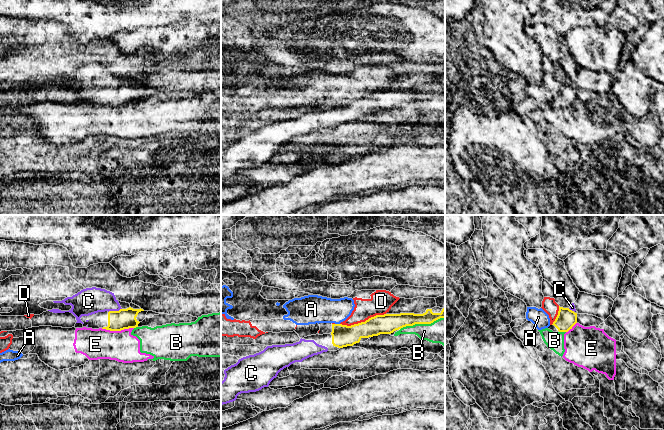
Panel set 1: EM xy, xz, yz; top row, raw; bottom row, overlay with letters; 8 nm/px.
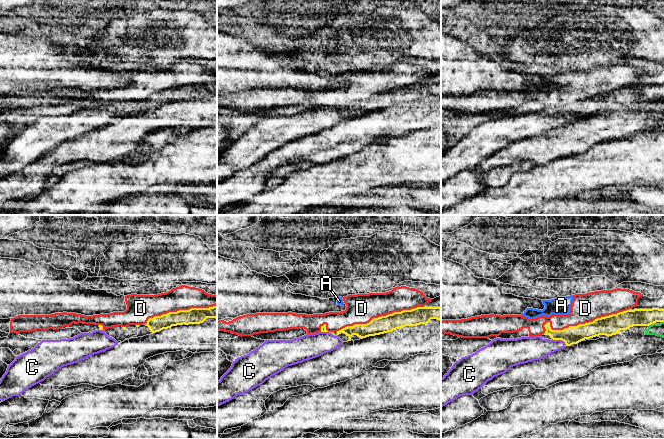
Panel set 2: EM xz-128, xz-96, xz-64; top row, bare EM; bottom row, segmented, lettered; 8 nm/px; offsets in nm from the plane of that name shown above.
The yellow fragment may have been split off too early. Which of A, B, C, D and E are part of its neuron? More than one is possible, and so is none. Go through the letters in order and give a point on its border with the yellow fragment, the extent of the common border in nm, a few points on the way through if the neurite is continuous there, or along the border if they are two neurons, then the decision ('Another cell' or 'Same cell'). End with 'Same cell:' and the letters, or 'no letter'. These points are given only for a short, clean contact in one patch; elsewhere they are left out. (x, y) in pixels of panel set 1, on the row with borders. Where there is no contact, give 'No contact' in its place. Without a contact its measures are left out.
A: Touches yellow at xz (337, 324). Shared border 40 nm. Boundary: xz (335, 323), (339, 324). Another cell
B: Touches yellow at xz (422, 323). Shared border 380 nm. Another cell
C: Touches yellow at xy (114, 311). Shared border 120 nm. Path across: xy (123, 319), (114, 311), (104, 301), (88, 301). Same cell
D: Touches yellow at xz (362, 322). Shared border 380 nm. Another cell
E: Touches yellow at xy (117, 330). Shared border 260 nm. Boundary: xy (133, 327), (120, 330), (101, 328). Another cell
Same cell: C

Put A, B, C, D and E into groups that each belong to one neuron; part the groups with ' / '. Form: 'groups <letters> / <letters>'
groups A D / B E / C

